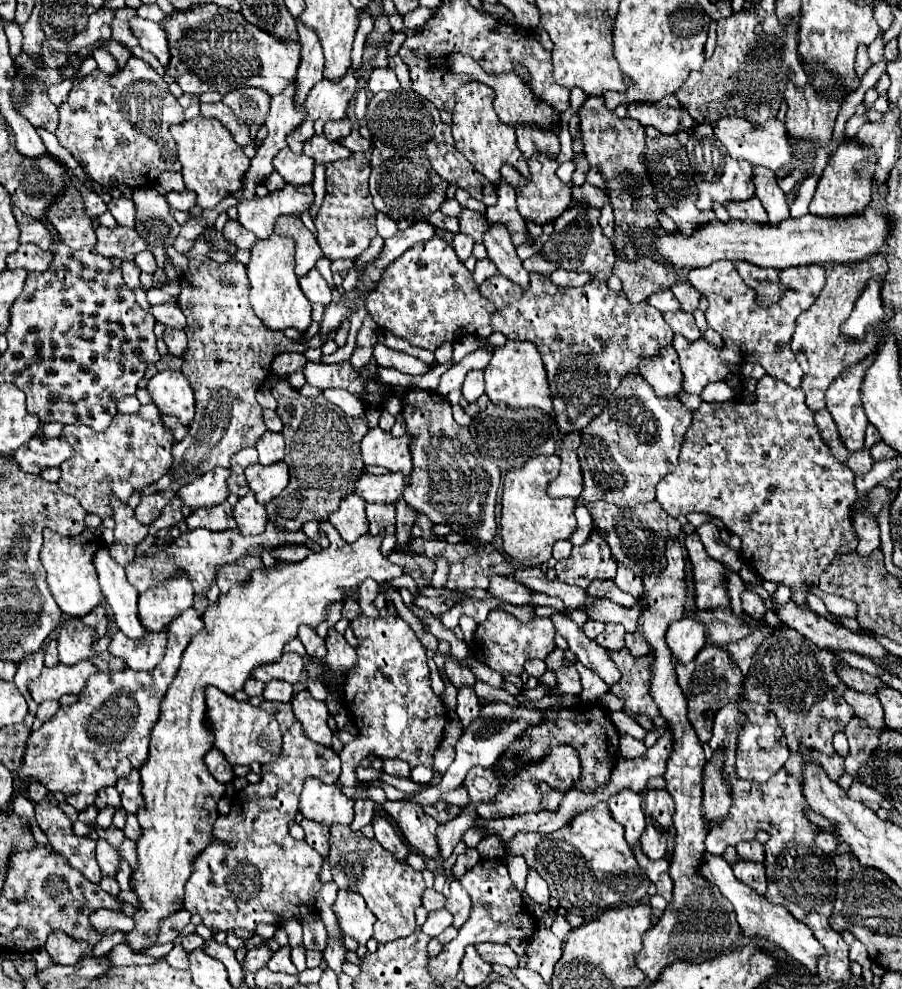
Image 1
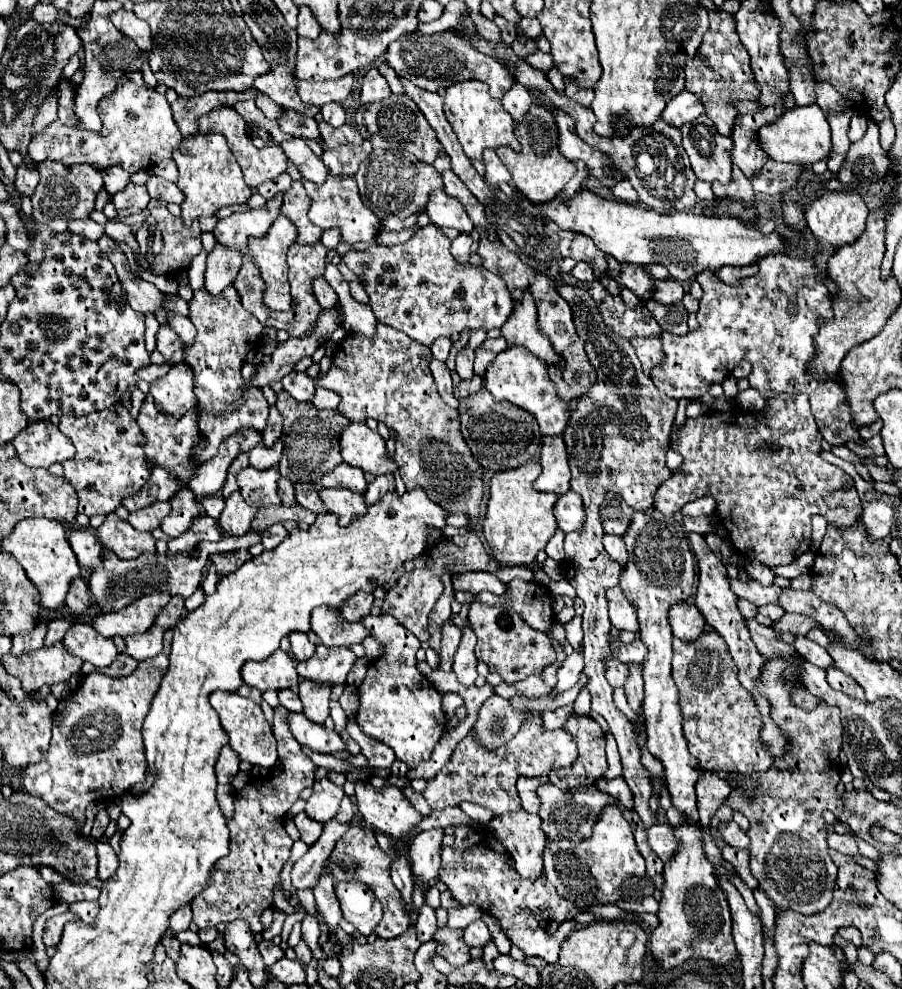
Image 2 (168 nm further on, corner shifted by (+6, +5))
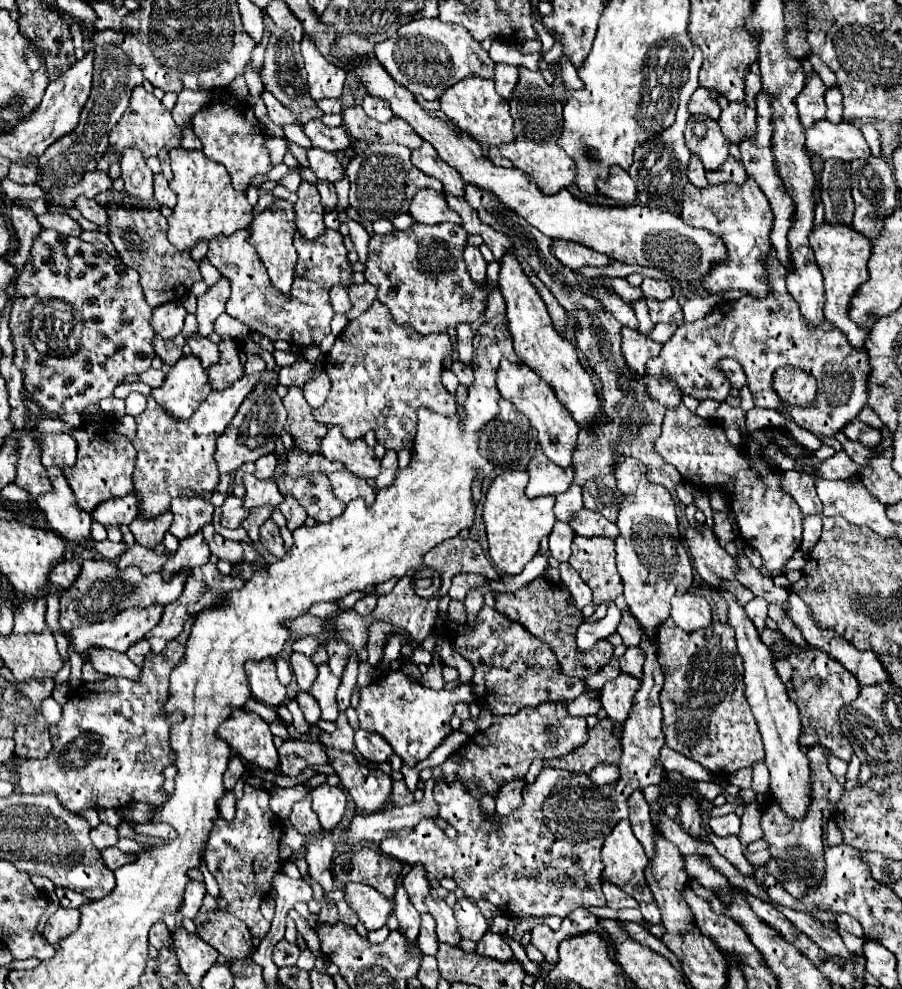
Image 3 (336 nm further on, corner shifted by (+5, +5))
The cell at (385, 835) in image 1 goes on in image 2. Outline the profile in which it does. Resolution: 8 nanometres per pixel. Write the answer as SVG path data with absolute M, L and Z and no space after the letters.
M399 851L399 859L391 863L391 879L395 883L395 887L401 891L403 897L403 909L407 909L407 913L413 913L413 879L411 879L411 867L407 857Z

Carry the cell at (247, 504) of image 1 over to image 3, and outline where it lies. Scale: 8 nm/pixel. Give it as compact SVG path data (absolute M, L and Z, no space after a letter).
M228 495L222 505L222 511L220 511L220 525L228 527L228 529L238 529L242 525L244 517L248 517L248 513L250 511L244 507L242 499Z

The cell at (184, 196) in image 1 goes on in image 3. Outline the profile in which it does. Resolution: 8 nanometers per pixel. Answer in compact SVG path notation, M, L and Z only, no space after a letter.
M162 173L154 175L154 199L160 205L168 205L168 207L176 205L176 193L170 189L170 185Z

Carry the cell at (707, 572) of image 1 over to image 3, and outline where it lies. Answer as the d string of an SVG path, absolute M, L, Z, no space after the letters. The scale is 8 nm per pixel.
M722 591L720 595L728 603L728 625L736 633L738 653L744 661L746 699L752 707L752 715L756 717L756 723L758 723L758 729L762 735L762 743L764 743L764 751L766 751L766 767L770 771L770 791L776 797L776 801L780 801L780 807L790 817L800 819L800 817L804 817L804 813L808 809L808 801L810 801L810 793L808 793L810 767L808 767L808 757L806 757L806 753L802 753L800 743L798 743L798 739L802 735L798 709L790 701L790 697L784 689L784 683L776 675L776 669L772 665L774 663L772 653L760 641L760 635L758 635L754 623L748 619L744 607L738 605L738 601L730 593Z

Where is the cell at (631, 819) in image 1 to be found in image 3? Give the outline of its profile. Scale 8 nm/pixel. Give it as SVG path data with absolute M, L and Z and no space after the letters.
M596 765L596 769L592 769L592 773L588 777L596 785L608 785L608 783L616 783L618 781L620 771L618 771L616 765Z

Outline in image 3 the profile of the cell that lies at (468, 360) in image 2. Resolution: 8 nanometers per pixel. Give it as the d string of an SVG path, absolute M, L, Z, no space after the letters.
M458 325L456 327L458 331L458 359L464 363L464 365L472 365L472 353L474 353L474 347L472 347L472 339L474 339L474 333L470 329L470 325Z

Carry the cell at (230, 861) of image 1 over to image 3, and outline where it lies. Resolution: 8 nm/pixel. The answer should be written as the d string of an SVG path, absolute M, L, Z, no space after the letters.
M246 783L244 797L236 801L234 821L216 821L204 853L206 867L220 885L218 897L228 903L224 911L248 923L258 939L264 939L270 931L270 923L260 913L260 903L272 889L272 877L280 871L280 835L282 827L278 815L270 809L270 793Z

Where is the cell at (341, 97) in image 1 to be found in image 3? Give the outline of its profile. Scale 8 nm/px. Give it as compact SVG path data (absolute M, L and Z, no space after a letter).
M308 37L302 39L302 57L308 73L310 97L314 101L320 101L324 97L340 97L346 81L346 71L326 61Z

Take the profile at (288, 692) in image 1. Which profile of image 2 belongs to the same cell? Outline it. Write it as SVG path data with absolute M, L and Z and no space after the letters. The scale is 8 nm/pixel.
M283 689L279 691L279 699L281 699L281 705L289 711L295 711L295 713L303 713L303 703L299 701L299 695L291 689Z

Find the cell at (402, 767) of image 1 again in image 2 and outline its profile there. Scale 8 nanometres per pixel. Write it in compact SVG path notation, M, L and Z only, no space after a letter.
M349 721L347 723L347 731L349 735L359 743L361 747L361 753L367 757L367 763L373 765L373 767L381 767L381 769L389 769L395 761L395 755L391 751L391 747L383 745L383 743L377 743L375 739L363 735L363 731L357 727L355 721Z

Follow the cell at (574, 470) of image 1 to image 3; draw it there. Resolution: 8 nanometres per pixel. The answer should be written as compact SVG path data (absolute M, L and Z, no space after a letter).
M538 447L536 455L532 457L532 461L528 465L528 475L530 475L530 483L526 487L528 497L556 495L570 487L570 483L574 479L574 469L556 465Z

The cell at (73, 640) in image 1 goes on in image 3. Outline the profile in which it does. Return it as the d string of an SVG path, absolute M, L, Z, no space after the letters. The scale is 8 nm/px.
M88 649L86 651L86 659L92 663L92 667L98 673L110 675L110 677L128 677L128 679L136 679L140 677L140 669L128 659L126 653L116 653L112 649Z

